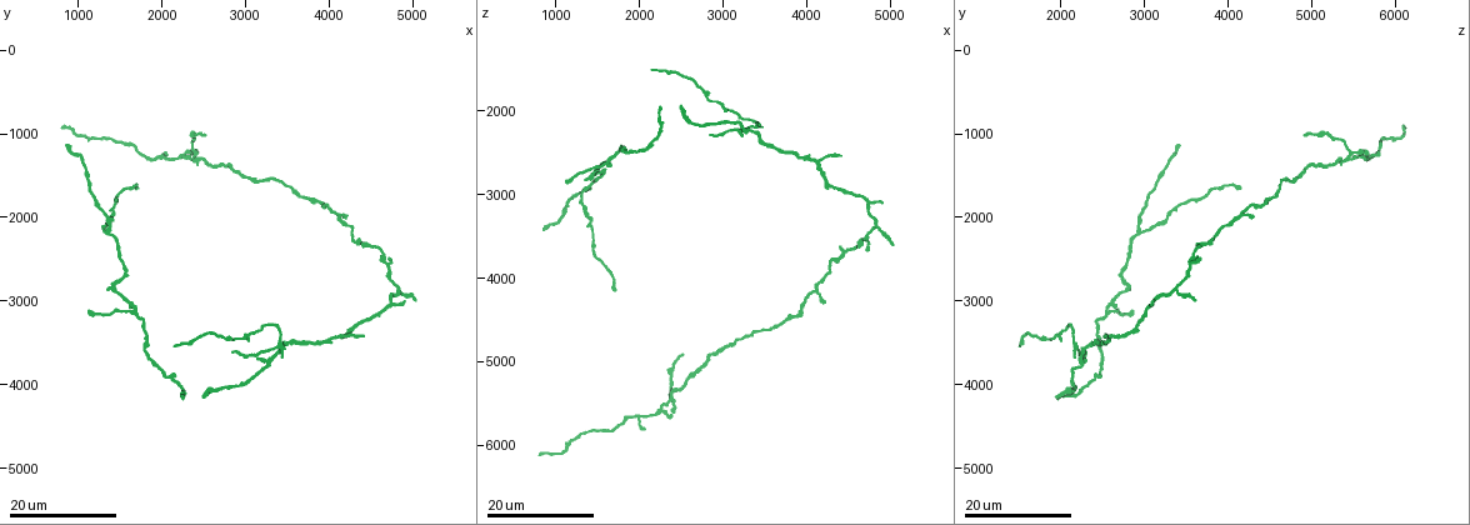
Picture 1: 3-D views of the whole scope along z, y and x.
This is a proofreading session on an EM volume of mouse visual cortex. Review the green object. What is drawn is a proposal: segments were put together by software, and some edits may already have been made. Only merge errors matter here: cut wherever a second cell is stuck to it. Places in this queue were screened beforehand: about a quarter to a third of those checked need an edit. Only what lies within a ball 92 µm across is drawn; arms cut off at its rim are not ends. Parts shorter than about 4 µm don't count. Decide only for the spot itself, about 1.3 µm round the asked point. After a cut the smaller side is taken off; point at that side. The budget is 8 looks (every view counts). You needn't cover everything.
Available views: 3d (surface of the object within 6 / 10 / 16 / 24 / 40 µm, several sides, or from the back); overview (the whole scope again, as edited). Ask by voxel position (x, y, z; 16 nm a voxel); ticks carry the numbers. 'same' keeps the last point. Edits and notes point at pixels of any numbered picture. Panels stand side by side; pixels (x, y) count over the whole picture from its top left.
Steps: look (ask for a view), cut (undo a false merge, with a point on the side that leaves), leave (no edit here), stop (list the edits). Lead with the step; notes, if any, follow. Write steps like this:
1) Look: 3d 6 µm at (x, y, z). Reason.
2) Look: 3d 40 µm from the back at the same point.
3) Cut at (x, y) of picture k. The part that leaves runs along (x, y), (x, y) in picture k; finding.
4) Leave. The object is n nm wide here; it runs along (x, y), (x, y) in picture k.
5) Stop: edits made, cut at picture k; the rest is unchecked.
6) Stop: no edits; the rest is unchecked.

Look: 3d 24 µm at (1350, 2200, 2950).

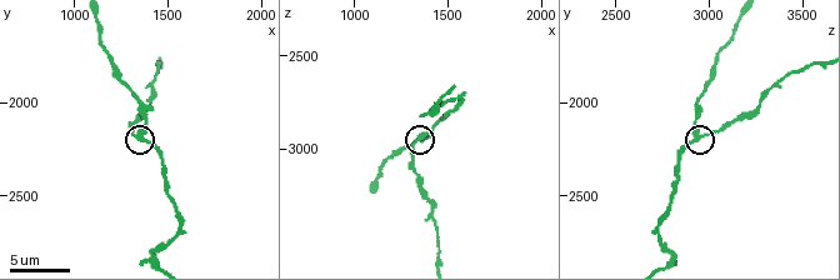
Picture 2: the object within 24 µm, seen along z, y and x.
Look: 3d 6 µm at (1360, 2180, 2940). Zoom in.

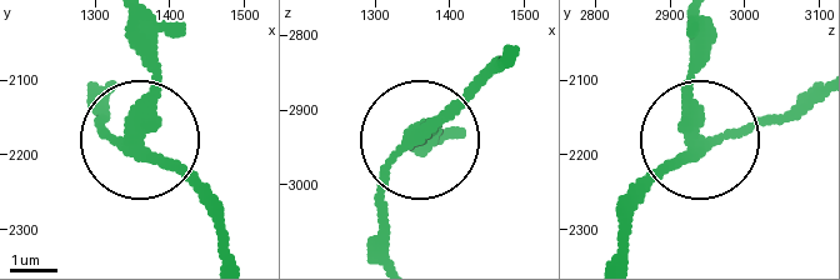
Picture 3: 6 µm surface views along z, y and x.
Leave. The side arm is 23 µm long; it runs along (229, 259), (205, 199), (134, 128), (158, 68), (158, 24) in picture 3; all the same cell.

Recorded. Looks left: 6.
Look: 3d 16 µm at (1650, 3150, 2600). A fork.

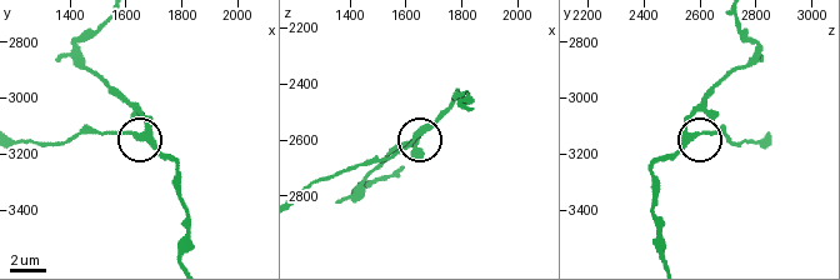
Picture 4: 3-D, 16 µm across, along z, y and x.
Look: 3d 6 µm at (1660, 3140, 2570). Zoom in.

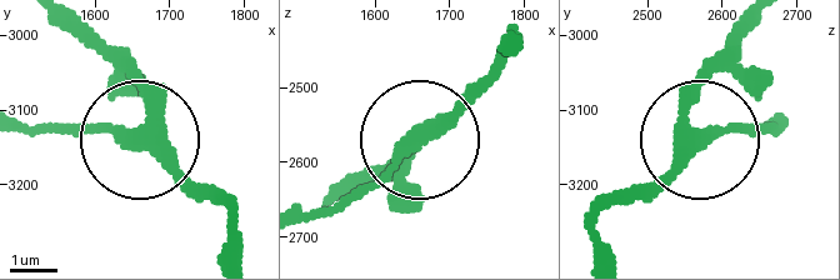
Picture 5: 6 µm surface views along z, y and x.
Leave. It runs along (236, 259), (228, 211), (125, 135), (33, 128) in picture 5; one cell here.

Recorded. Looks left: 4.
Look: 3d 16 µm at (2400, 1050, 5250). A narrow waist.

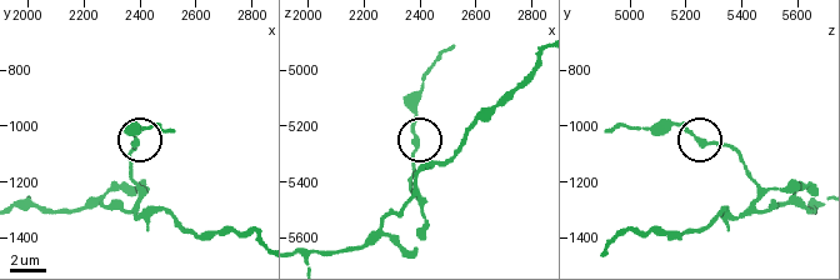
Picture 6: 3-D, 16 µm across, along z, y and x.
Look: 3d 10 µm at (2380, 1020, 5200).

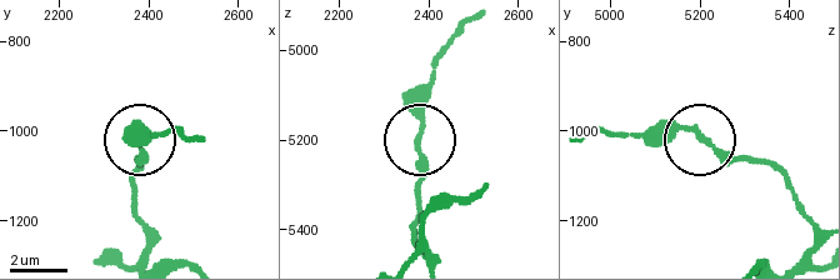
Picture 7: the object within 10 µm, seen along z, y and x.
Cut at (136, 126) of picture 7. The part that leaves runs along (695, 129), (583, 134) in picture 7; two cells meet here.

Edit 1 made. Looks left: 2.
Stop: edits made, cut at picture 7; the rest is unchecked.

